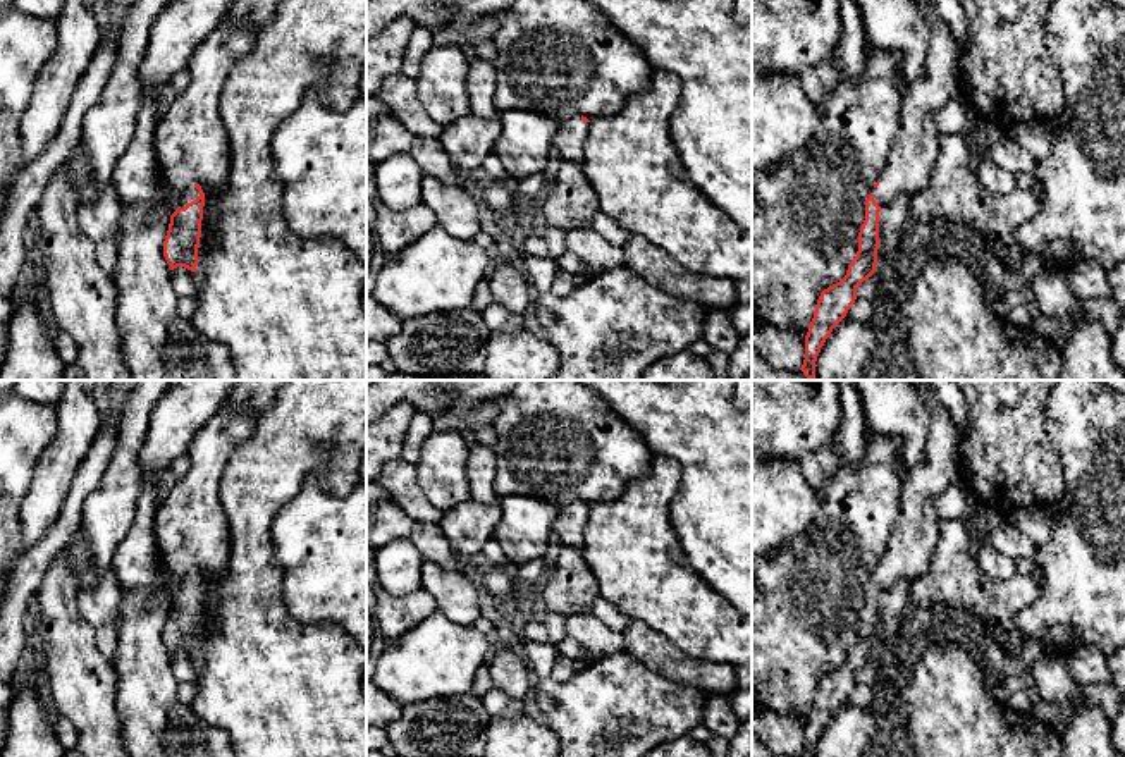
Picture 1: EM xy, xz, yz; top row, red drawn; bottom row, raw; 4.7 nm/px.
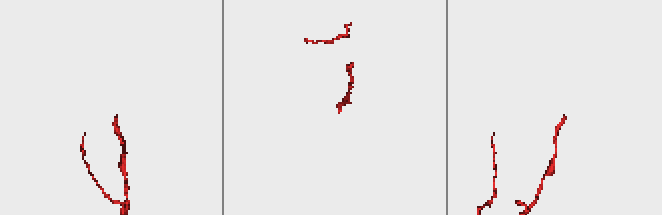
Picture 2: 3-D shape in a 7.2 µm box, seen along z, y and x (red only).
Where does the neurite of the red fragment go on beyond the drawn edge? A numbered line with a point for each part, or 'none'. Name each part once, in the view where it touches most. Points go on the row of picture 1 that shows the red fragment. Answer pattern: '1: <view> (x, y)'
1: xy (191, 193)

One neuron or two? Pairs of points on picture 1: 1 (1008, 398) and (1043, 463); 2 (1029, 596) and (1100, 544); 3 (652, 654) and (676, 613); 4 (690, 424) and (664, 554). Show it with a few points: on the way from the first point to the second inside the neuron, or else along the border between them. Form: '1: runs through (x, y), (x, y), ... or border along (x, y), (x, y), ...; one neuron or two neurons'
1: runs through (1015, 413), (1015, 436), (1027, 448); one neuron
2: border along (1039, 584), (1039, 594), (1014, 616); two neurons
3: border along (632, 618), (647, 623), (688, 656), (697, 658); two neurons
4: border along (654, 455), (668, 455), (680, 468), (670, 511); two neurons

